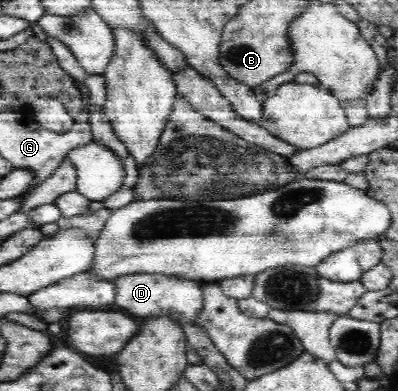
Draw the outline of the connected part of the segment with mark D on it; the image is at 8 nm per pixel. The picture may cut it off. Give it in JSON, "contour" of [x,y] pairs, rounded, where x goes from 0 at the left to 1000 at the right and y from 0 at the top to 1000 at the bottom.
{"contour":[[[327,698],[284,719],[289,726],[286,785],[312,785],[312,795],[352,818],[367,808],[399,808],[420,801],[442,811],[457,831],[487,824],[513,785],[510,731],[505,721],[422,706],[405,698]]]}

